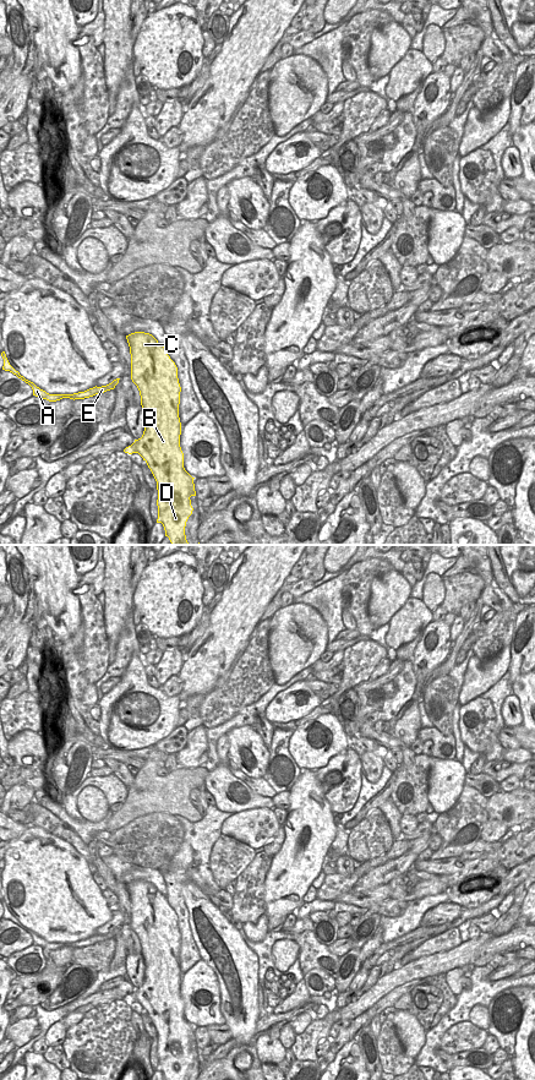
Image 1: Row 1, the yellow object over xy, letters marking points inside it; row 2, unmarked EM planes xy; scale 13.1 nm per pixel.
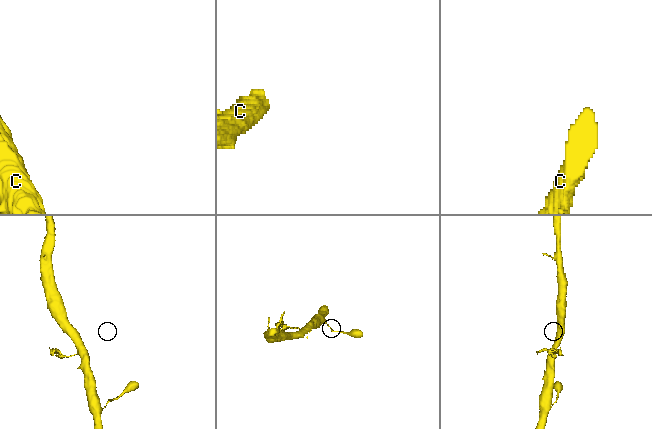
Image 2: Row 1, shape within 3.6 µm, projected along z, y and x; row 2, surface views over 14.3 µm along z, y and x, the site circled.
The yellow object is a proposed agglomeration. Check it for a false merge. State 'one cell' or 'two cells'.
two cells

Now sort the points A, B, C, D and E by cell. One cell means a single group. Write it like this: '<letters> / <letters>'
A E / B C D

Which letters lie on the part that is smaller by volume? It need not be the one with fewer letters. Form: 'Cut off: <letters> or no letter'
Cut off: A, E.

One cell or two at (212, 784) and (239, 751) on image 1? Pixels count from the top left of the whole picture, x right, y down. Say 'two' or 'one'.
two

